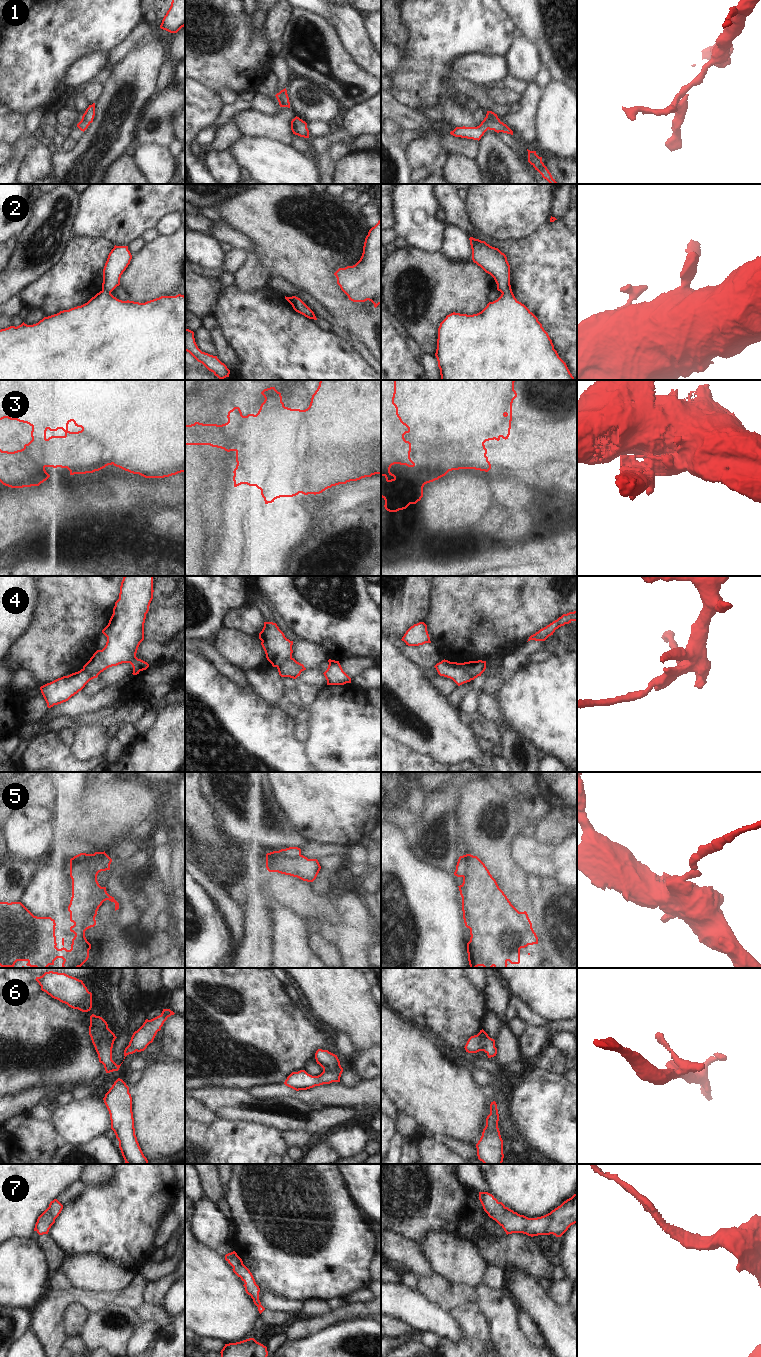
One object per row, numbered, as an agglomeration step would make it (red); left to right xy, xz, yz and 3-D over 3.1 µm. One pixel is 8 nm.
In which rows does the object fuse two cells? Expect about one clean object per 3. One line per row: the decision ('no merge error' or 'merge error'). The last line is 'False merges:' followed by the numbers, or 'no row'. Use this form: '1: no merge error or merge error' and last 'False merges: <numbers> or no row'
1: merge error
2: no merge error
3: merge error
4: merge error
5: merge error
6: no merge error
7: no merge error
False merges: 1, 3, 4, 5

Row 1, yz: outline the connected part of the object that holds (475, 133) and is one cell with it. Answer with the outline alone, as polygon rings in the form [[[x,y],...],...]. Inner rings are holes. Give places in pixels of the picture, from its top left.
[[[487,111],[486,117],[477,127],[456,127],[453,131],[450,132],[451,135],[455,137],[480,140],[484,133],[488,130],[488,123],[492,121],[500,120],[492,111]]]

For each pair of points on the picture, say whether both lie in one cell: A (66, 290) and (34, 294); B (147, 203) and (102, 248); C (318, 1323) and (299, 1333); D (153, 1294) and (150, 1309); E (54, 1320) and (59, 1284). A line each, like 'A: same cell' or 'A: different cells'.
A: same cell
B: different cells
C: same cell
D: different cells
E: different cells

